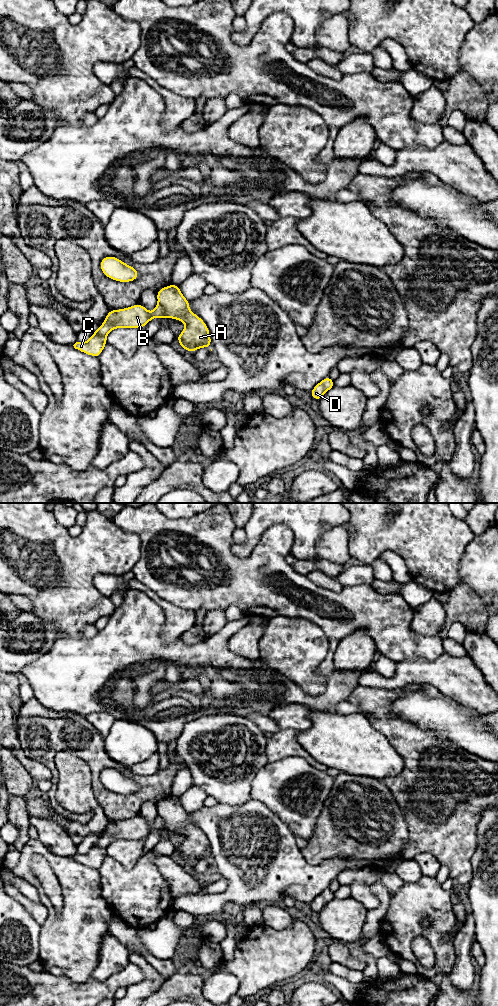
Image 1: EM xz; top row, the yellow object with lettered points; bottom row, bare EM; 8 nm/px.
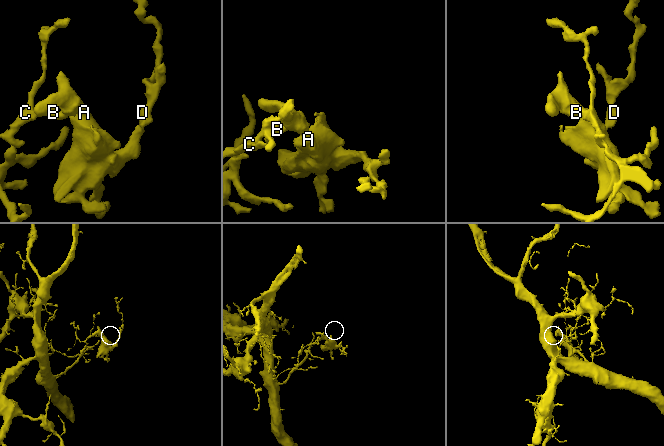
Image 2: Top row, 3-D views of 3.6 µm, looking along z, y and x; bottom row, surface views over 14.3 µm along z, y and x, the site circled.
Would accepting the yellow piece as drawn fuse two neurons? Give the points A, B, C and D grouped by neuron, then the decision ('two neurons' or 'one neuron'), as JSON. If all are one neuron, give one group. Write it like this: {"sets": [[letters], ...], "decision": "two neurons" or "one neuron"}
{"sets": [["A", "D"], ["B", "C"]], "decision": "two neurons"}

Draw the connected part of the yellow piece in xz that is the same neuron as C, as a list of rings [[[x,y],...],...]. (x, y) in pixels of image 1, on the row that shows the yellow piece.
[[[140,303],[125,309],[109,310],[104,323],[93,333],[86,342],[76,342],[75,349],[99,358],[107,340],[106,337],[110,331],[115,328],[140,328],[145,327],[152,318],[162,318],[163,308],[158,304],[154,311],[150,313]]]

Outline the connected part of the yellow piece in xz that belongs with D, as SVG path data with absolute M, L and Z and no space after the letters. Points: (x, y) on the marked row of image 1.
M327 376L310 391L310 394L312 398L319 401L323 395L334 386L334 380Z

